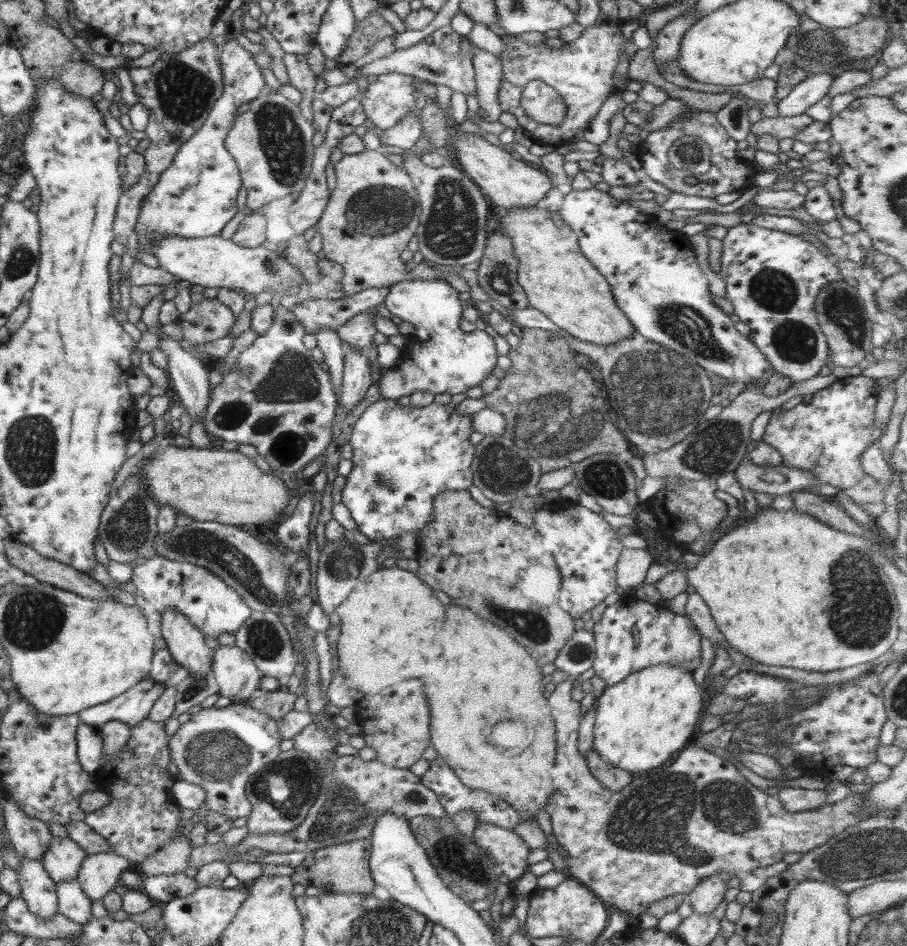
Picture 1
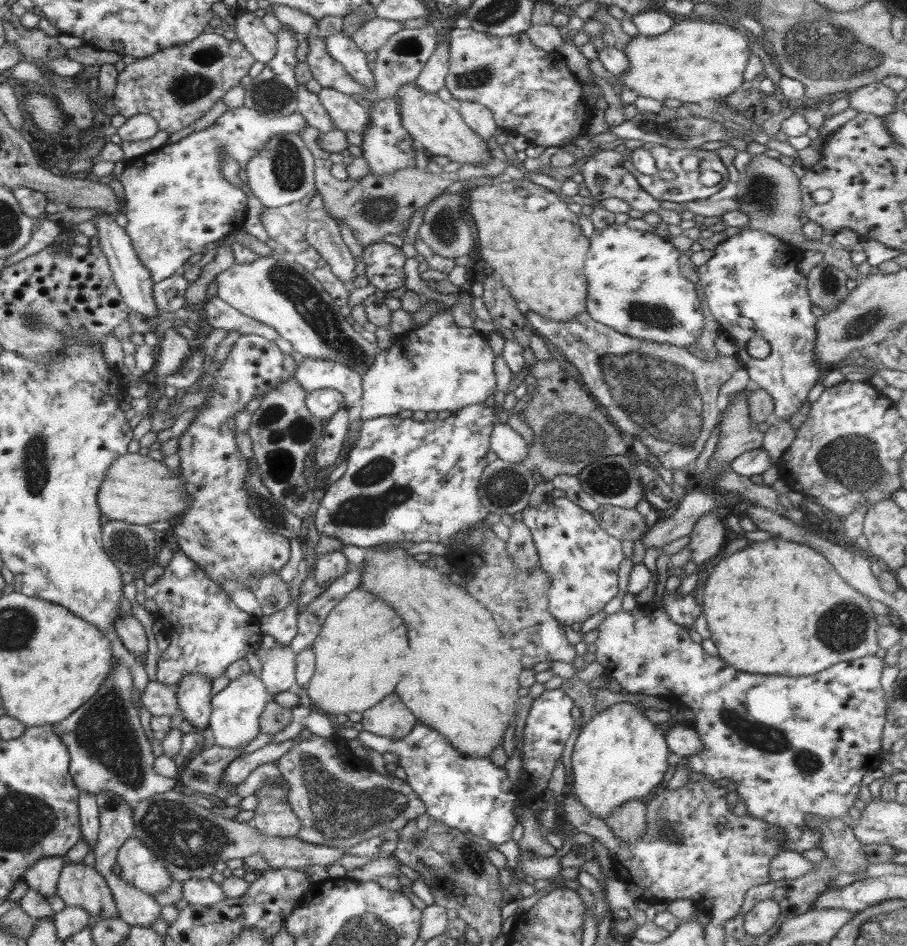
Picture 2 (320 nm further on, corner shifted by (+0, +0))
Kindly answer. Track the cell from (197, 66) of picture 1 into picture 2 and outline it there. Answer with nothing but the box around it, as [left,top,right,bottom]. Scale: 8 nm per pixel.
[113,32,255,134]

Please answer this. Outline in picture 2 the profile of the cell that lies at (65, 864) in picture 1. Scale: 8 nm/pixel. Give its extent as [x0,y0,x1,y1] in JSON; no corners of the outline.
[56,862,119,916]

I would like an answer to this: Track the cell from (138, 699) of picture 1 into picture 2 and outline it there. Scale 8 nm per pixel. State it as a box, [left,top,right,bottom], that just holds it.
[141,681,179,717]

